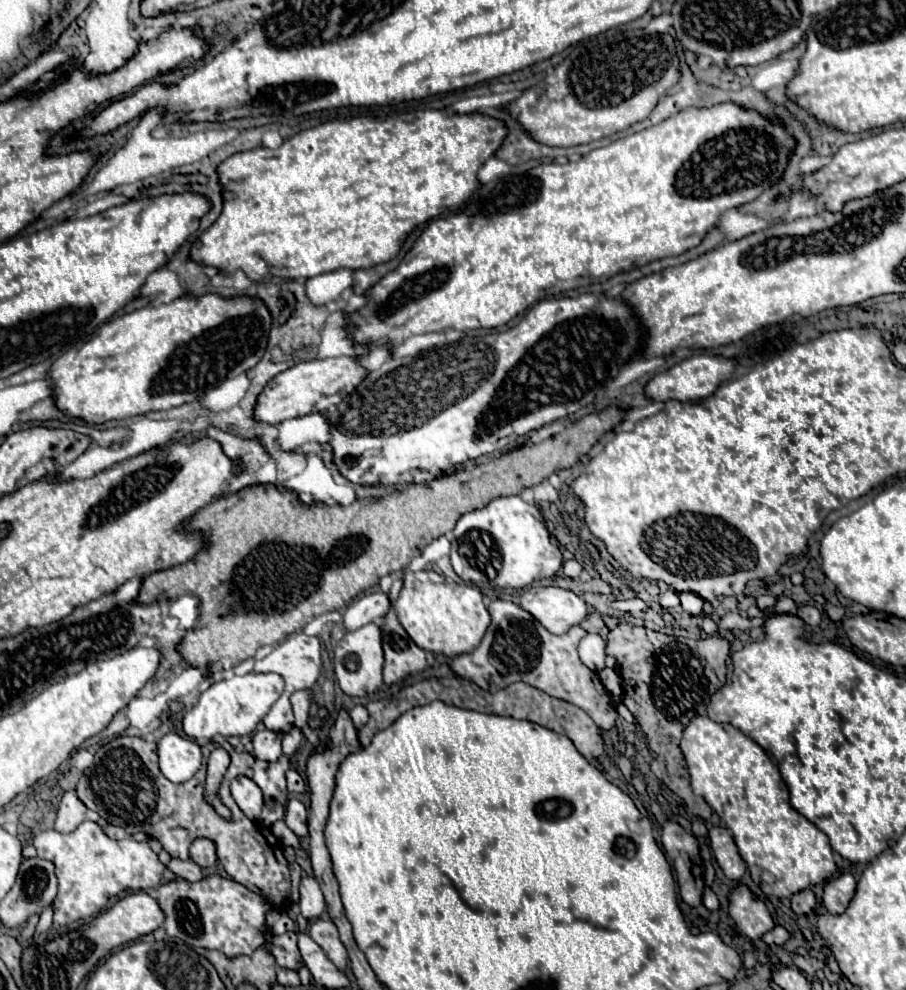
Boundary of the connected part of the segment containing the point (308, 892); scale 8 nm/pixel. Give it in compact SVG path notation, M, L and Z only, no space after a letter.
M304 877L300 883L300 913L308 919L314 921L326 911L326 901L320 891L320 885L314 877Z

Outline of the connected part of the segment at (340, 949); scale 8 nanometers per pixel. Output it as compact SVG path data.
M318 919L310 925L310 937L324 949L324 953L328 955L328 959L338 967L344 969L348 963L348 953L346 947L342 945L340 937L338 937L338 929L336 925L328 919Z

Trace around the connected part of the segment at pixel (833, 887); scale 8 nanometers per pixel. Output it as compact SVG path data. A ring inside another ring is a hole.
M842 873L840 877L826 883L824 897L822 897L824 907L832 915L842 915L846 911L848 903L852 901L854 893L856 893L856 879L850 873Z

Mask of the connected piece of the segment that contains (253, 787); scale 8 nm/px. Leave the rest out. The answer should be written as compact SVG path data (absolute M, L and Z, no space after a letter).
M238 775L232 781L230 789L232 789L232 797L238 803L238 807L242 809L242 813L246 817L252 817L252 821L258 819L260 811L262 811L262 793L260 793L260 787L252 779L248 779L246 775Z

